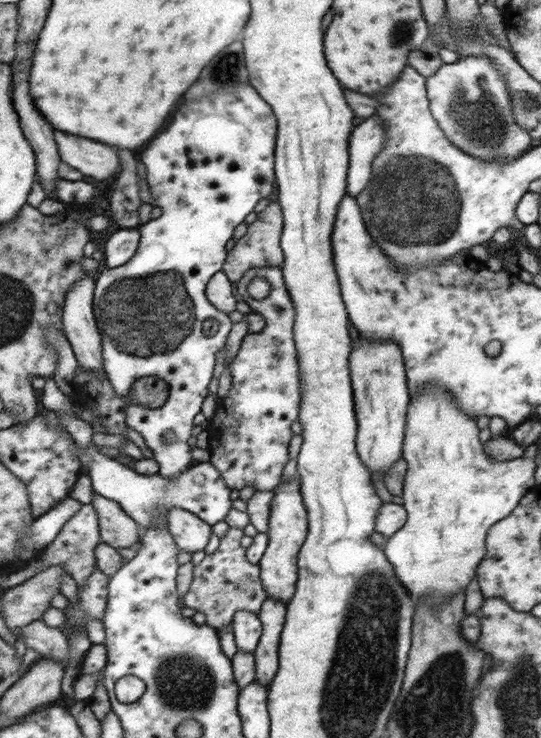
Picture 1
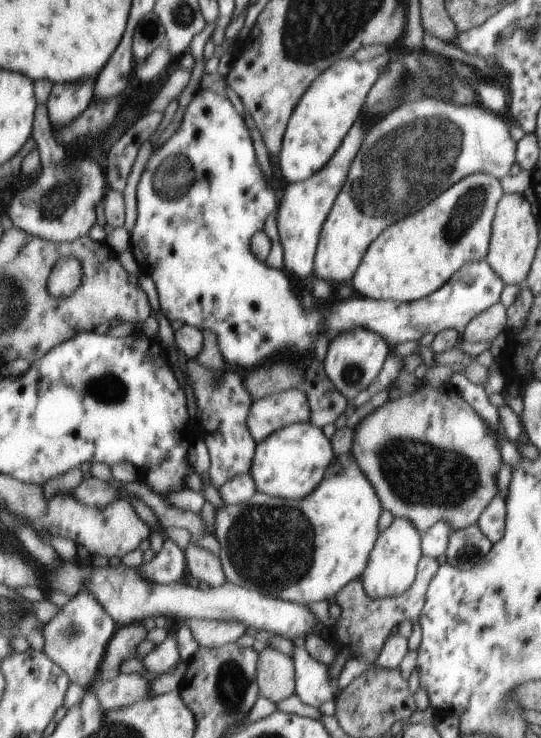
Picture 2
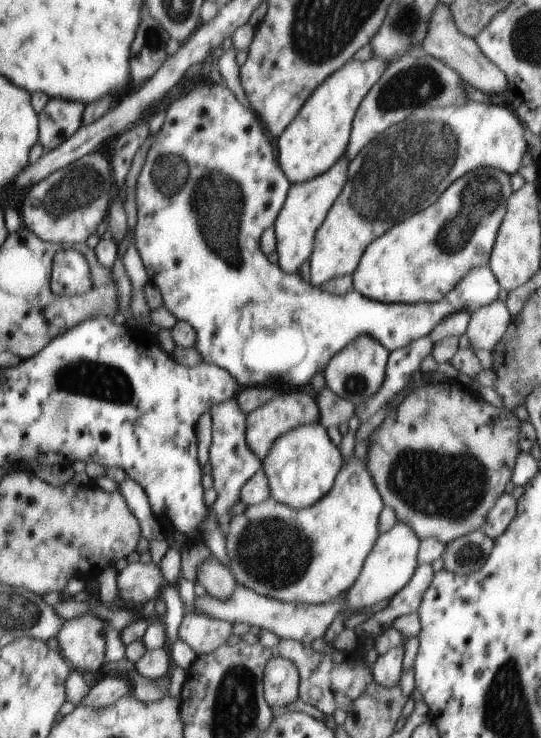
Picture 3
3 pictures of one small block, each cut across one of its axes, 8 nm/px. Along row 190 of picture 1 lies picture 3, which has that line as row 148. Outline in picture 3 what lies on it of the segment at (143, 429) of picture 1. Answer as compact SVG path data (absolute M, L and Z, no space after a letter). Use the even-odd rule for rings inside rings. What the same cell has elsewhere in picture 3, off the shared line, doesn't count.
M210 81L200 83L195 88L191 88L190 92L188 89L188 94L180 96L167 109L164 124L148 151L146 162L137 180L137 222L134 238L143 265L147 270L149 281L160 288L163 305L176 317L176 320L190 323L196 329L198 336L196 350L202 355L203 362L227 370L228 374L234 377L239 387L273 386L272 381L276 380L276 382L294 386L296 389L310 389L309 380L312 376L316 372L323 372L328 361L360 335L370 335L380 342L386 350L392 352L404 348L419 338L429 336L436 326L453 314L466 311L471 315L476 309L498 300L498 292L500 292L501 286L489 265L480 265L467 270L463 279L460 279L457 286L446 294L441 301L412 304L378 302L366 298L356 290L347 292L345 295L331 295L320 290L319 287L314 287L311 283L304 283L299 273L285 273L278 264L268 261L268 257L260 250L259 240L264 230L272 227L275 223L286 200L290 185L291 182L285 177L282 169L280 166L278 167L276 160L274 160L270 136L262 126L258 116L253 110L242 106L228 87L219 86Z

